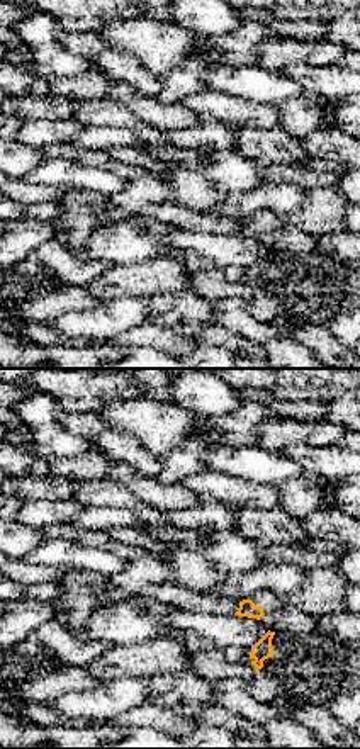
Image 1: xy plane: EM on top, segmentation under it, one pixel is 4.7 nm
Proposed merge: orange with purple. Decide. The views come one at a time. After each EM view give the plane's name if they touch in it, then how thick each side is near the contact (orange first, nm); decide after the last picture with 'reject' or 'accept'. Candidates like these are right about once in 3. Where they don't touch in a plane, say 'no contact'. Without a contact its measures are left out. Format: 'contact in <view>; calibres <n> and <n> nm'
no contact

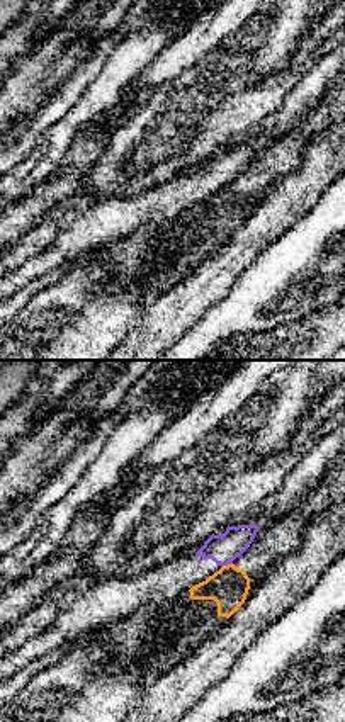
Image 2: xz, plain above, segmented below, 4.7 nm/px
contact in xz; calibres 190 and 150 nm

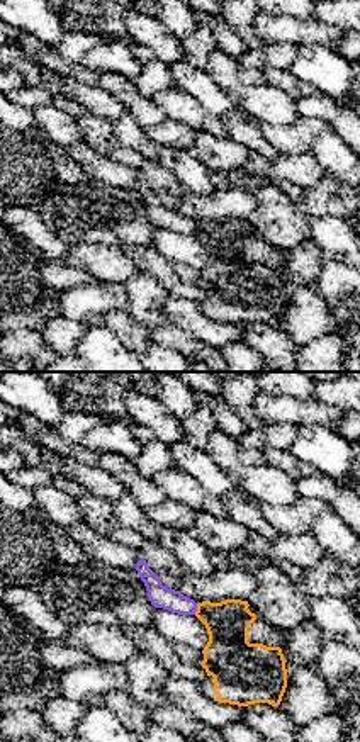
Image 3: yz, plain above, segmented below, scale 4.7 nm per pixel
contact in yz; calibres 220 and 110 nm

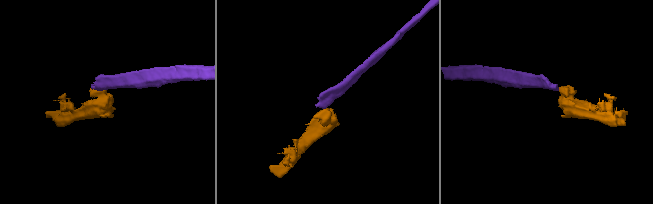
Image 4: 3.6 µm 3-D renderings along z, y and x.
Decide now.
reject

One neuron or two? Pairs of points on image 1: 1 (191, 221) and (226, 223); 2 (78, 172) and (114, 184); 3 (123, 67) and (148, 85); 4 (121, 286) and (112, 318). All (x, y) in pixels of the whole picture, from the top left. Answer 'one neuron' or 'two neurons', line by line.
1: one neuron
2: one neuron
3: one neuron
4: two neurons

